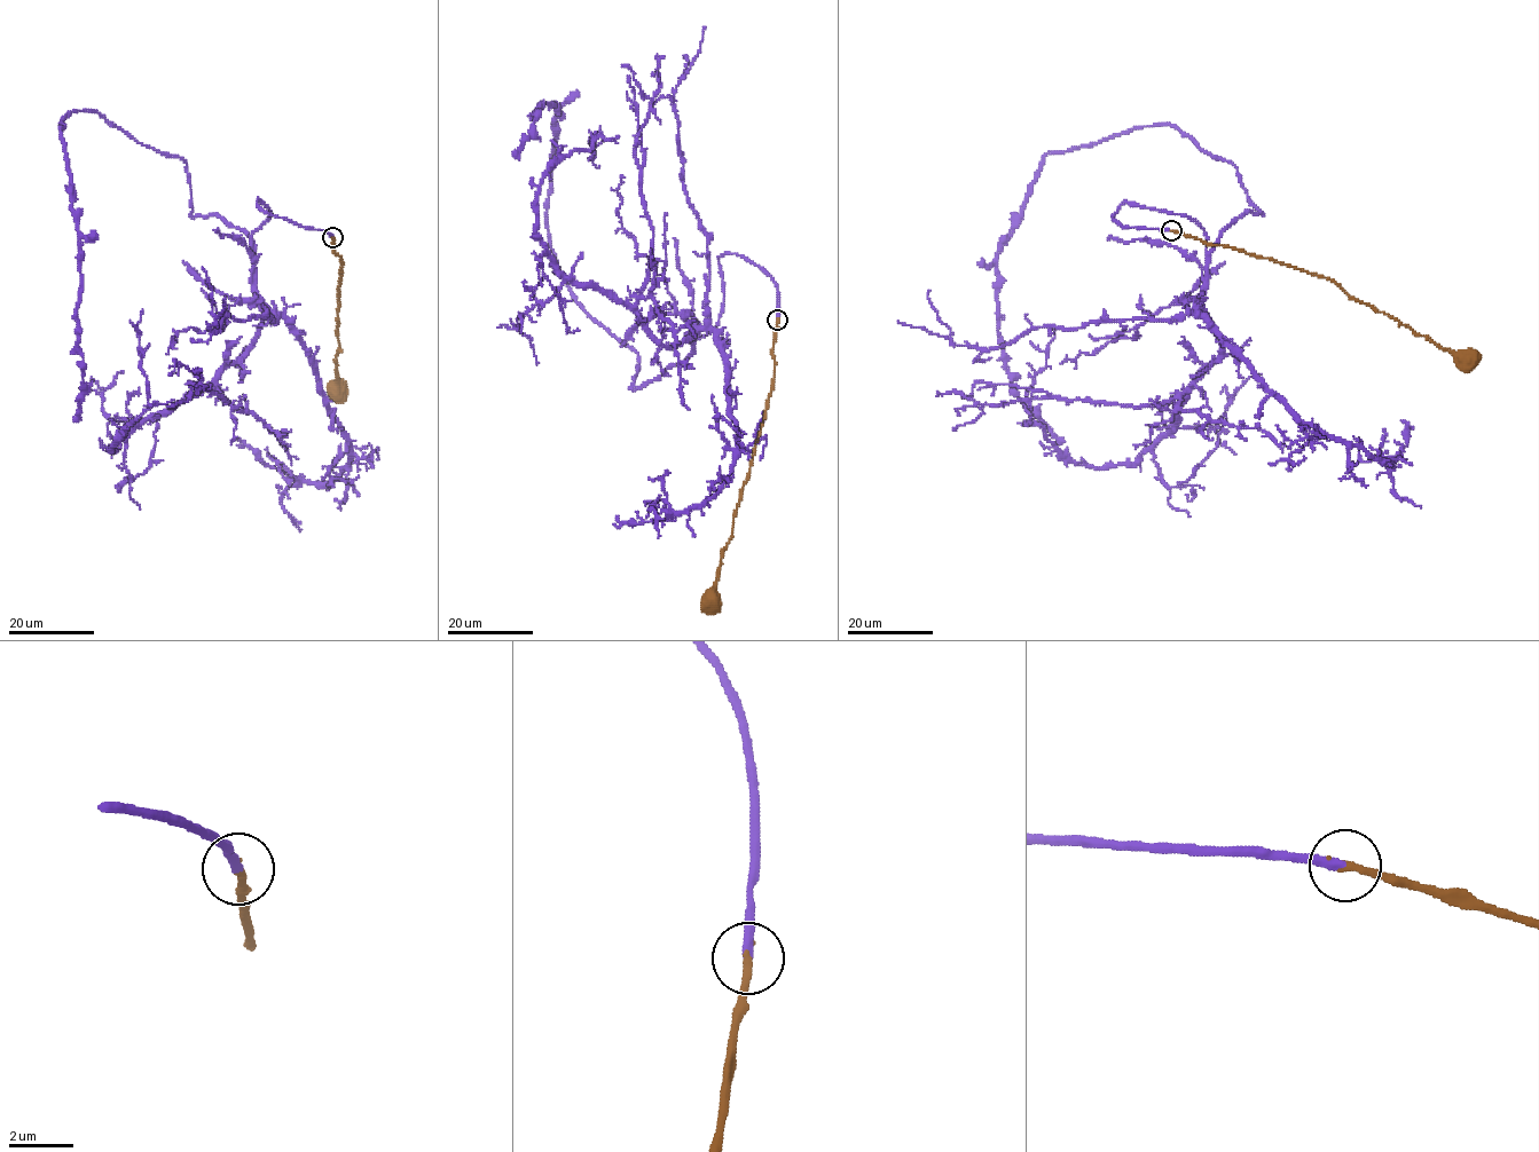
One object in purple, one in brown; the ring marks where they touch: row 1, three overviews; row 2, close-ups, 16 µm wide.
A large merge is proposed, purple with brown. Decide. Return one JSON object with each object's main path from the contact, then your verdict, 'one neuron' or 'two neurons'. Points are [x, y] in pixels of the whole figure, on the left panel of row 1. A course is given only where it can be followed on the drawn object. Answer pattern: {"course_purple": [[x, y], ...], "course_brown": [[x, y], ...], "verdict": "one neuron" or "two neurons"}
{"course_purple": [[332, 237], [259, 199], [253, 254], [244, 231], [191, 215], [185, 160], [97, 112], [65, 115], [80, 420]], "course_brown": [[332, 237], [335, 252], [343, 262], [337, 286], [338, 387]], "verdict": "one neuron"}

